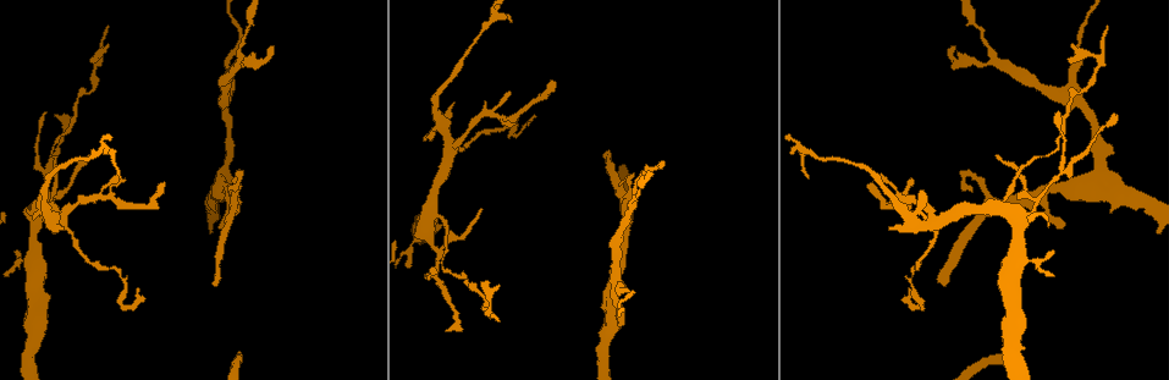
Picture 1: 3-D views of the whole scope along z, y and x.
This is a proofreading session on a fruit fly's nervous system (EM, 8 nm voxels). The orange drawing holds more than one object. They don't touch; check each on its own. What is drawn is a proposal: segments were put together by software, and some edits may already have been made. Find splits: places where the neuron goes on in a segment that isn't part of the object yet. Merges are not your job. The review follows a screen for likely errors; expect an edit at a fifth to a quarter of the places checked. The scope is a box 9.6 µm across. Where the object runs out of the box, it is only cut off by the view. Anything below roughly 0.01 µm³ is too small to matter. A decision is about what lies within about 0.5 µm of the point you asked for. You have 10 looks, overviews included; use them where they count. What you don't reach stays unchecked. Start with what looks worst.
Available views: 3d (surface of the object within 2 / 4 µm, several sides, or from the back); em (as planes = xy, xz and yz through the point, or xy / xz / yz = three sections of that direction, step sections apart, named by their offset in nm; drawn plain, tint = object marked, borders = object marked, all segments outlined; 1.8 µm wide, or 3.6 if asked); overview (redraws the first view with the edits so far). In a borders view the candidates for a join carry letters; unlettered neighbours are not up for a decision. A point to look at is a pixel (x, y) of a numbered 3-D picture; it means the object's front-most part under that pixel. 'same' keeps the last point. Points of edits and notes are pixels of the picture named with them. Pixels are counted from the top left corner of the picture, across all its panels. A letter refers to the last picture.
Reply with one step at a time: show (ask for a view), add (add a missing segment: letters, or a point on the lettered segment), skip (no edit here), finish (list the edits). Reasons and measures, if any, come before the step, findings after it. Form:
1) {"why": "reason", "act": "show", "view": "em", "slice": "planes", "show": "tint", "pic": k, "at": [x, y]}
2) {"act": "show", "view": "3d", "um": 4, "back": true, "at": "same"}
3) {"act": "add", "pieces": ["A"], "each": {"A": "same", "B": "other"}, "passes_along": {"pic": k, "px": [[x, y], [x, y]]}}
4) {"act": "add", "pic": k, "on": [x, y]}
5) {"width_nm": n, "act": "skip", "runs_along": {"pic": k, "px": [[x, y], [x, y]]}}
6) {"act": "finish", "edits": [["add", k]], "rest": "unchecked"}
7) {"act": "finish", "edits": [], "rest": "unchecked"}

{"why": "sudden change in width", "act": "show", "view": "em", "slice": "planes", "show": "plain", "pic": 1, "at": [447, 149]}

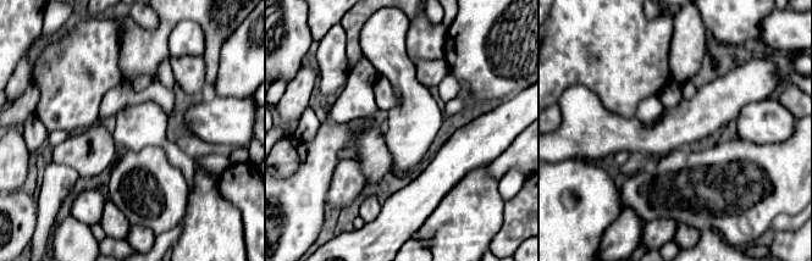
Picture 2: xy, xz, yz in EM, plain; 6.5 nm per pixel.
{"act": "show", "view": "em", "slice": "planes", "show": "borders", "at": "same"}

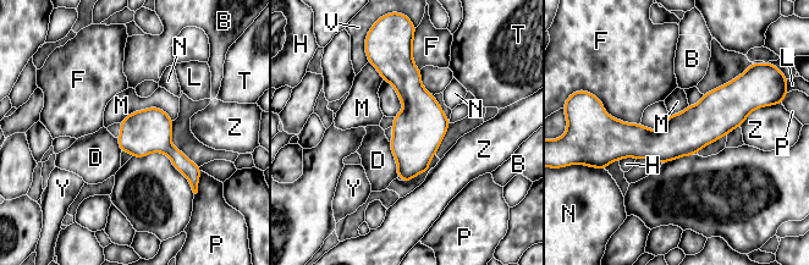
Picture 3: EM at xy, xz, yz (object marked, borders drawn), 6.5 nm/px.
{"longest_contact_nm": ["M", 360], "act": "skip", "each": {"B": "other", "D": "other", "F": "other", "H": "other", "L": "other", "M": "other", "N": "other", "P": "other", "T": "other", "V": "other", "Y": "other", "Z": "other"}, "border": {"pic": 3, "px": [[172, 120], [146, 108], [120, 122]]}, "found": "no lettered segment goes on from it"}

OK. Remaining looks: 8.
{"why": "tapers out", "act": "show", "view": "3d", "um": 4, "pic": 1, "at": [604, 153]}

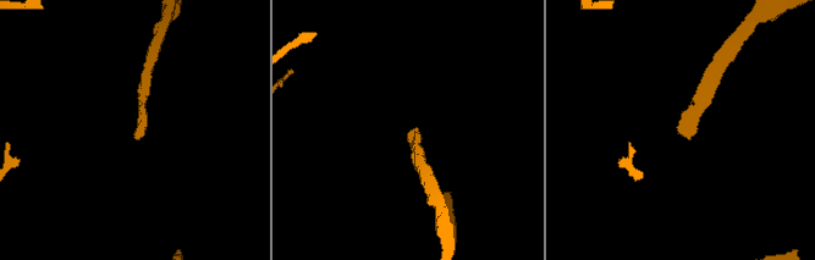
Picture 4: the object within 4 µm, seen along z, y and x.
{"why": "need the tissue", "act": "show", "view": "em", "slice": "xy", "step": 4, "show": "tint", "pic": 4, "at": [407, 137]}

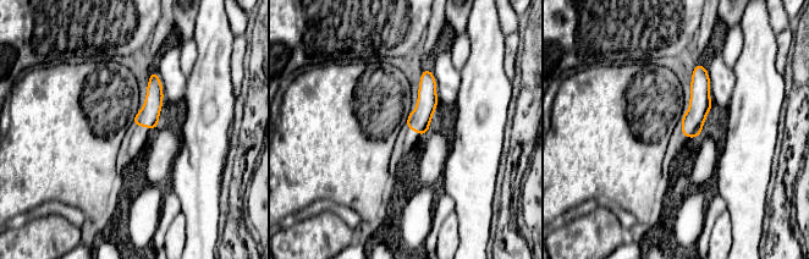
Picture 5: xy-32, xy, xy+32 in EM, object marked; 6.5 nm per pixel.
{"why": "see the neighbours", "act": "show", "view": "em", "slice": "xy", "step": 4, "show": "borders", "at": "same"}

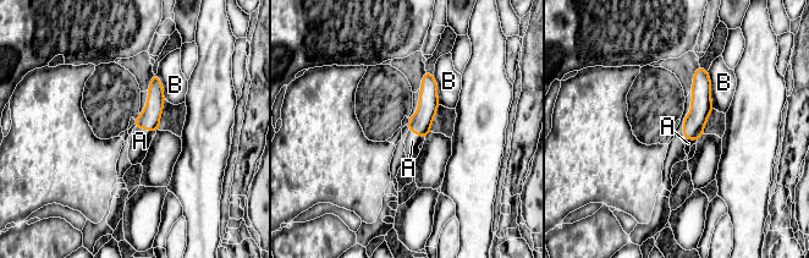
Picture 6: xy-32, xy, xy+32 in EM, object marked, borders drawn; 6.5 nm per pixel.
{"width_nm": 140, "longest_contact_nm": ["B", 260], "act": "add", "pieces": ["A"], "each": {"A": "same", "B": "other"}, "found": "the neuron continues"}

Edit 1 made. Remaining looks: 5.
{"why": "redraw", "act": "show", "view": "overview"}

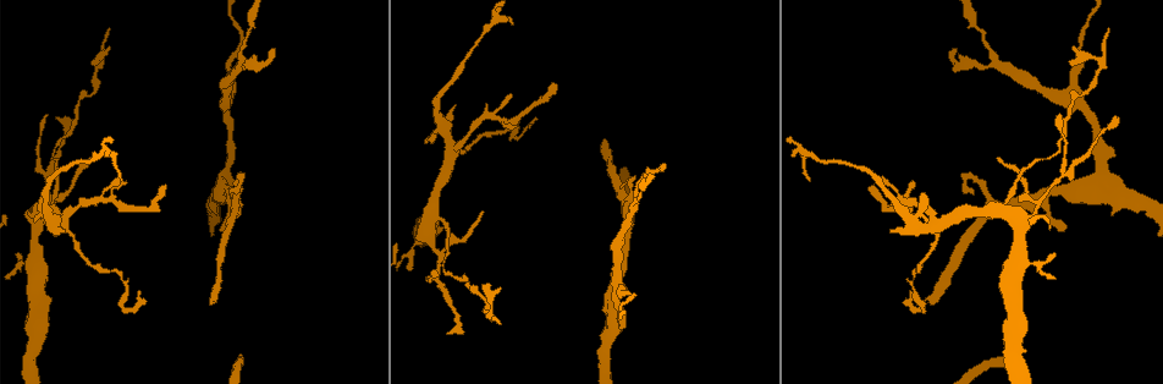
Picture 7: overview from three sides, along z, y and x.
{"why": "an open end", "act": "show", "view": "3d", "um": 4, "pic": 7, "at": [55, 117]}

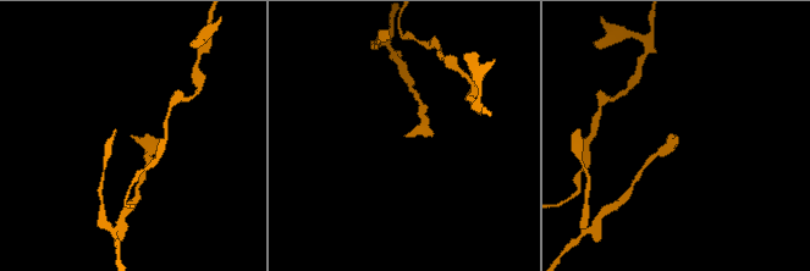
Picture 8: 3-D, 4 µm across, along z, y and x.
{"act": "show", "view": "em", "slice": "planes", "show": "borders", "pic": 8, "at": [407, 137]}

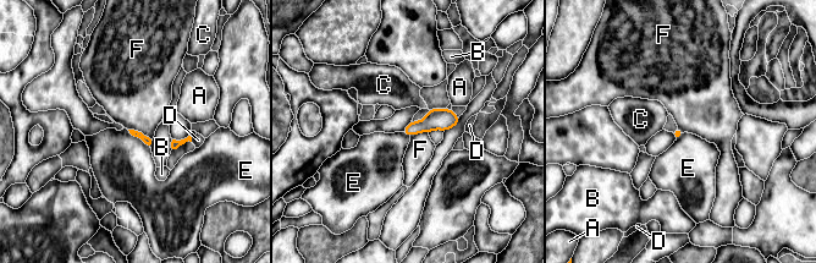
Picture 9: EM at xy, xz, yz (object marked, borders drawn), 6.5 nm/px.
{"act": "skip", "each": {"A": "other", "B": "other", "C": "other", "D": "other", "E": "other", "F": "other"}, "border": {"pic": 9, "px": [[127, 130], [150, 149]]}, "found": "none of them fits"}

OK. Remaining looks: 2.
{"why": "branch stops here", "act": "show", "view": "3d", "um": 2, "pic": 7, "at": [500, 290]}

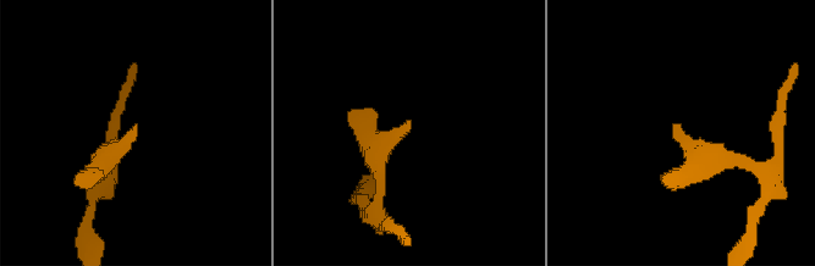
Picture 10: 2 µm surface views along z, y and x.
{"why": "now the EM", "act": "show", "view": "em", "slice": "planes", "show": "borders", "pic": 10, "at": [406, 123]}

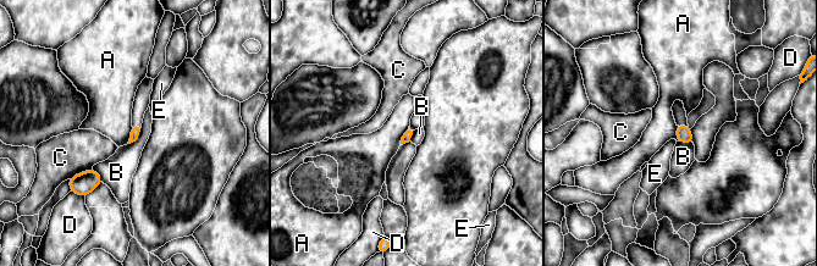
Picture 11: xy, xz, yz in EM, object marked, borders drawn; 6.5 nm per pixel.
{"act": "skip", "each": {"A": "other", "B": "other", "C": "other", "D": "other", "E": "other"}, "border": {"pic": 11, "px": [[408, 126], [399, 143]]}, "found": "no lettered segment goes on from it"}

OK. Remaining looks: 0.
{"act": "finish", "edits": [["add", 6]], "rest": "unchecked"}

